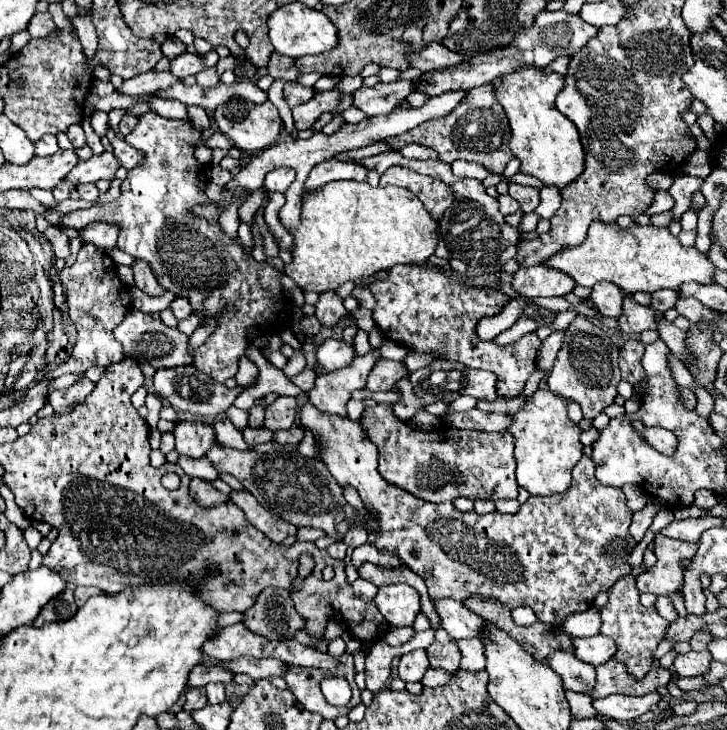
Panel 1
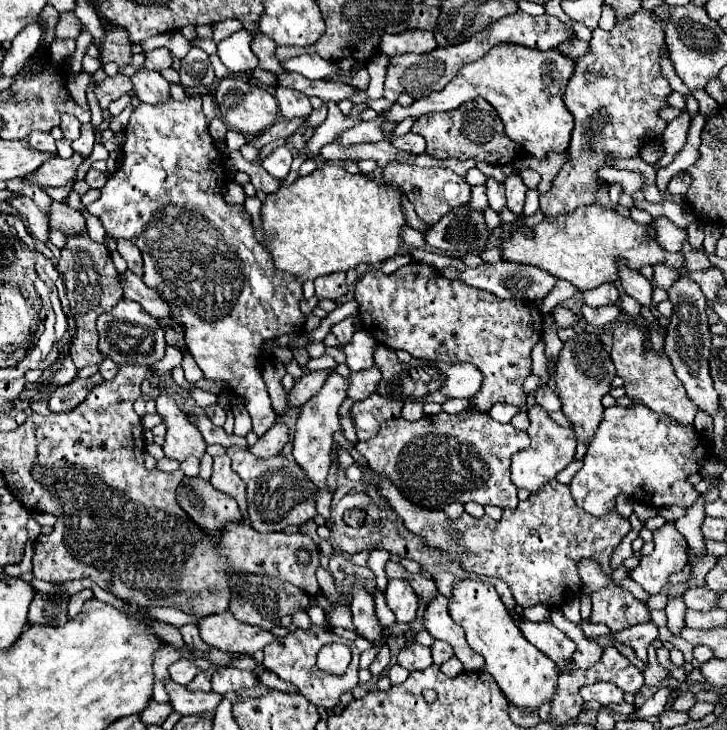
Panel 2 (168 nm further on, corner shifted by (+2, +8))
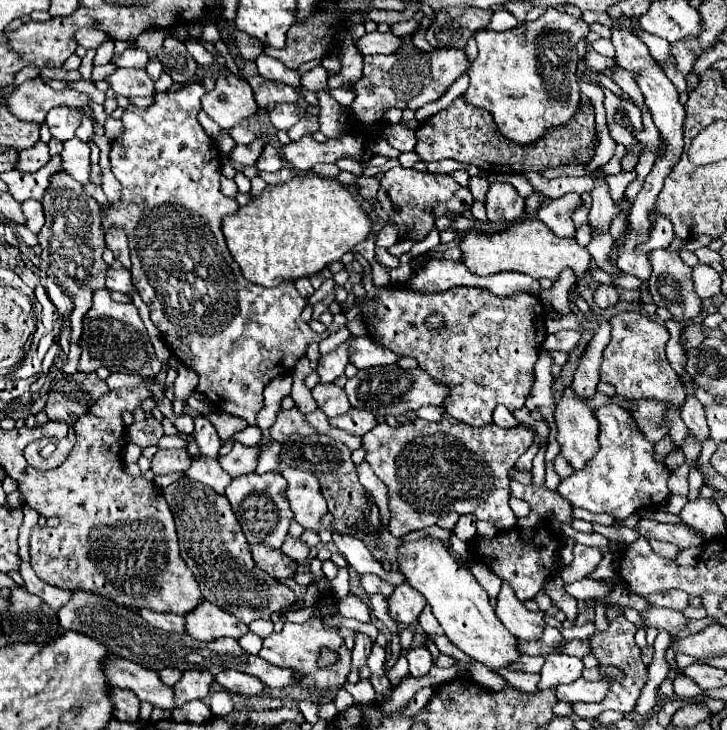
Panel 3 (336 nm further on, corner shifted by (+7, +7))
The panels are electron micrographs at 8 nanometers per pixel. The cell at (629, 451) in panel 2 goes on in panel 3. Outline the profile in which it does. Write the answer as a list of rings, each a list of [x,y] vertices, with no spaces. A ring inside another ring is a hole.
[[[605,405],[599,407],[595,411],[597,423],[599,423],[599,453],[595,455],[593,461],[587,463],[585,469],[575,471],[573,475],[561,479],[559,483],[559,495],[563,499],[567,499],[573,507],[581,507],[587,509],[591,513],[609,513],[617,519],[627,519],[633,511],[647,507],[649,499],[653,503],[663,503],[665,497],[669,497],[669,489],[667,489],[667,479],[669,479],[669,469],[665,467],[665,463],[657,463],[653,457],[653,443],[649,443],[643,433],[637,429],[635,421],[631,421],[633,417],[629,415],[627,409],[619,407],[619,405]]]

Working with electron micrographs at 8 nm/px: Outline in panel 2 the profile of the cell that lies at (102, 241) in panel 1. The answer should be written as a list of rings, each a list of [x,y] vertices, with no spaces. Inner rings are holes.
[[[54,202],[50,212],[50,226],[60,228],[66,234],[86,232],[86,220],[78,210],[72,210],[68,204]]]

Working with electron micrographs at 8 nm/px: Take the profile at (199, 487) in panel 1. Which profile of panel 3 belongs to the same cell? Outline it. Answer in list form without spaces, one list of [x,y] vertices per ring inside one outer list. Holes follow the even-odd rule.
[[[189,479],[171,483],[163,495],[175,517],[183,561],[193,571],[195,581],[207,601],[235,615],[245,625],[257,619],[269,619],[271,613],[283,611],[297,601],[295,593],[287,585],[269,577],[255,565],[249,543],[245,541],[241,525],[237,523],[225,495],[219,495],[213,489],[207,489],[207,485]]]

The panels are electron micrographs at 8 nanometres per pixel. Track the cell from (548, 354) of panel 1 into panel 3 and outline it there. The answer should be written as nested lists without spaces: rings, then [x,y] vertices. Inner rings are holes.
[[[563,329],[563,331],[557,331],[553,335],[547,335],[547,339],[543,341],[543,349],[547,351],[571,351],[577,341],[581,339],[581,335],[577,331],[571,331],[571,329]]]

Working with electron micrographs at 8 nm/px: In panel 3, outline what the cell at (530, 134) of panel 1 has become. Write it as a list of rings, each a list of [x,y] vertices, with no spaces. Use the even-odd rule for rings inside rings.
[[[547,9],[539,19],[503,33],[491,29],[475,33],[479,57],[469,67],[471,85],[463,97],[467,103],[491,111],[497,129],[515,143],[525,145],[545,137],[547,129],[563,125],[579,109],[577,43],[585,39],[587,33],[589,25],[583,19],[557,9]]]

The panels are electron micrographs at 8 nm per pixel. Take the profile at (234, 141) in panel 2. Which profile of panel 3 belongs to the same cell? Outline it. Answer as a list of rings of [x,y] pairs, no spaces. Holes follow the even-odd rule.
[[[241,125],[233,127],[229,133],[231,133],[231,137],[235,137],[235,141],[237,141],[237,143],[251,143],[251,141],[255,141],[255,139],[257,139],[257,135],[255,135],[255,133],[251,133],[249,129],[245,129],[245,127],[241,127]]]

